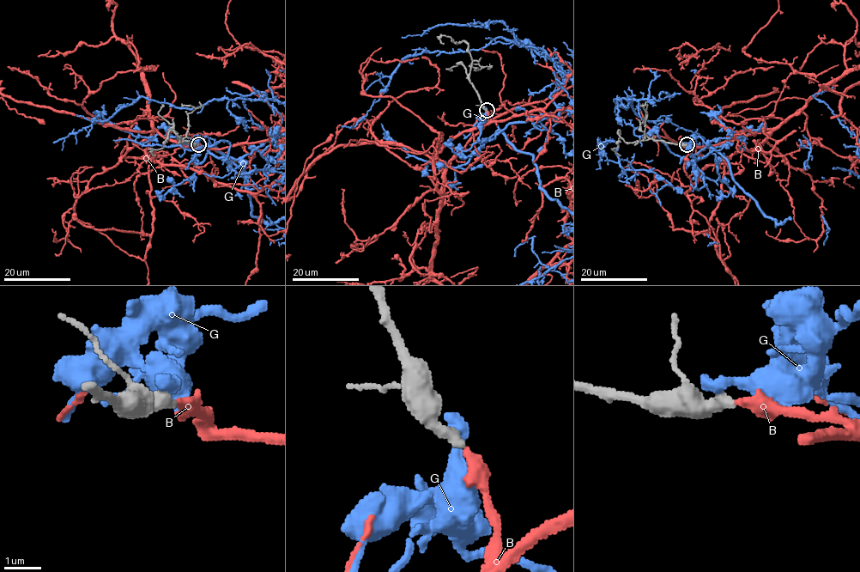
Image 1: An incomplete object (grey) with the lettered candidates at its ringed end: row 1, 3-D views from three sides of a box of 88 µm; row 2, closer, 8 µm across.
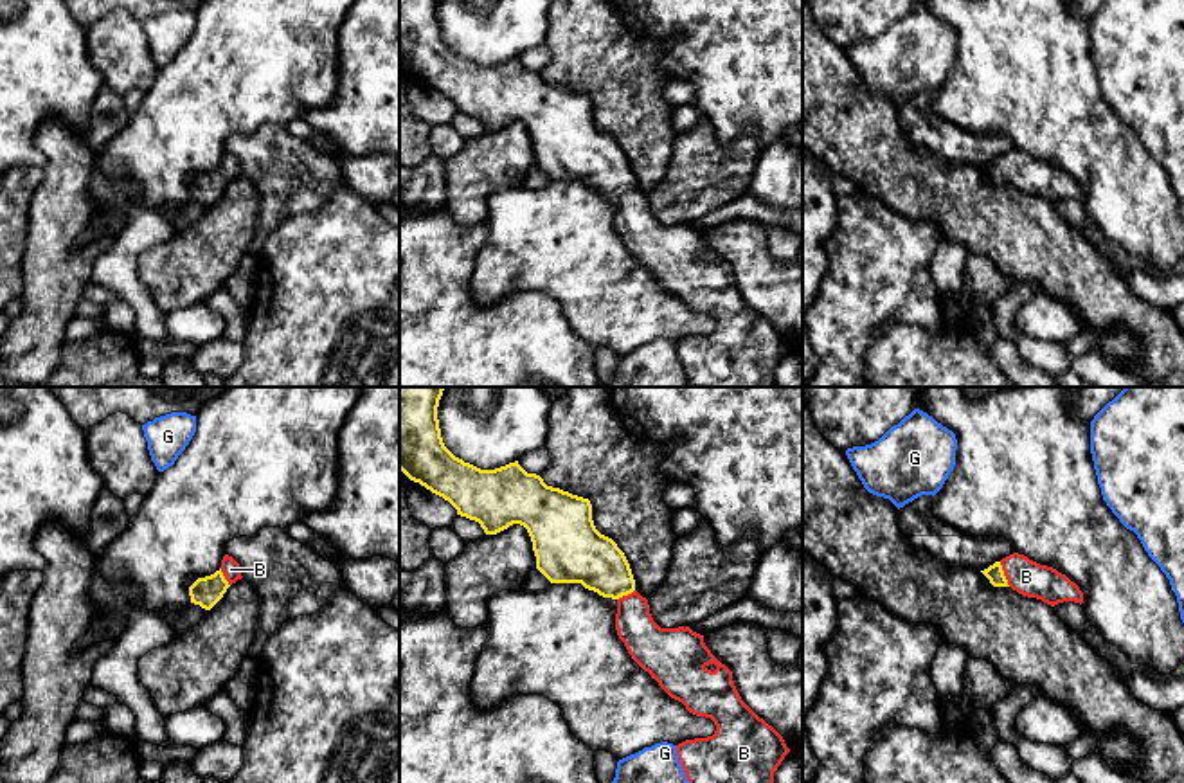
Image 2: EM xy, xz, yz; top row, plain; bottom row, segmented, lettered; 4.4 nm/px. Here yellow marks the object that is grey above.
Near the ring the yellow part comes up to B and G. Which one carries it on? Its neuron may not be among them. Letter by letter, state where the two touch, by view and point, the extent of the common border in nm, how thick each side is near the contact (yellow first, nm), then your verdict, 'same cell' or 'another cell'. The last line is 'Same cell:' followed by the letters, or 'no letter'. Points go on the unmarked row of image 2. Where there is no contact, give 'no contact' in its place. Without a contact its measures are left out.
B: yz (1003, 171) | 120 nm | 80/160 nm | same cell
G: no contact | another cell
Same cell: B

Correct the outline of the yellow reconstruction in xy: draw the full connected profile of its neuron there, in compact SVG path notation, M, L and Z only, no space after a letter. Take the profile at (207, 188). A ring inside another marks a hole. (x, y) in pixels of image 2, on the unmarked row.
M225 151L221 164L214 171L198 175L189 184L191 200L211 207L223 194L227 185L241 175L239 160L232 153Z

